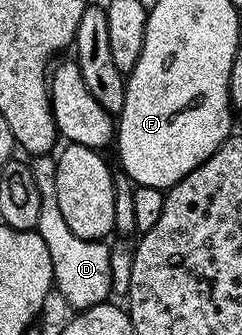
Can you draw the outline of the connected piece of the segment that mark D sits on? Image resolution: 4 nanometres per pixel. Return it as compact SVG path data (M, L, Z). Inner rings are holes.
M50 154L37 155L30 160L29 164L39 188L40 197L39 221L35 230L47 245L47 251L51 256L56 292L60 292L66 303L75 311L93 308L97 304L106 302L112 294L110 246L102 240L76 237L75 233L68 228L67 221L60 212L58 189L55 185L56 158Z

